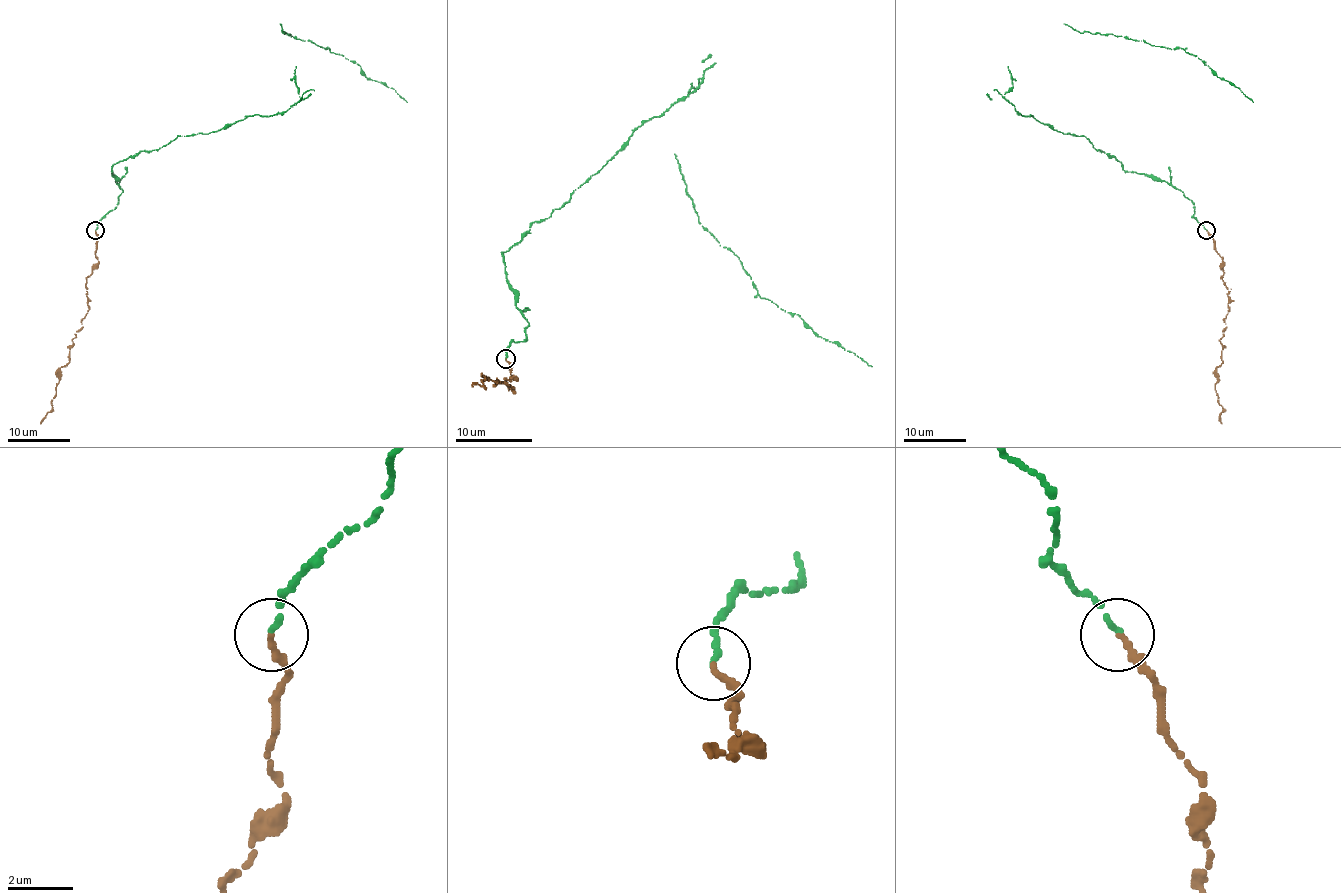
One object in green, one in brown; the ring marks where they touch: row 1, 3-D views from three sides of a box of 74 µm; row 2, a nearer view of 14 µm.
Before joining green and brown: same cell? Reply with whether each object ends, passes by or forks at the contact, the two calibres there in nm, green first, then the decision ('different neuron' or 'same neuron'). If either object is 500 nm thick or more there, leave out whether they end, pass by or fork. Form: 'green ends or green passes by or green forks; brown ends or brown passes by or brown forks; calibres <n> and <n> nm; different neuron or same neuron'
green ends; brown ends; calibres 160 and 170 nm; same neuron

